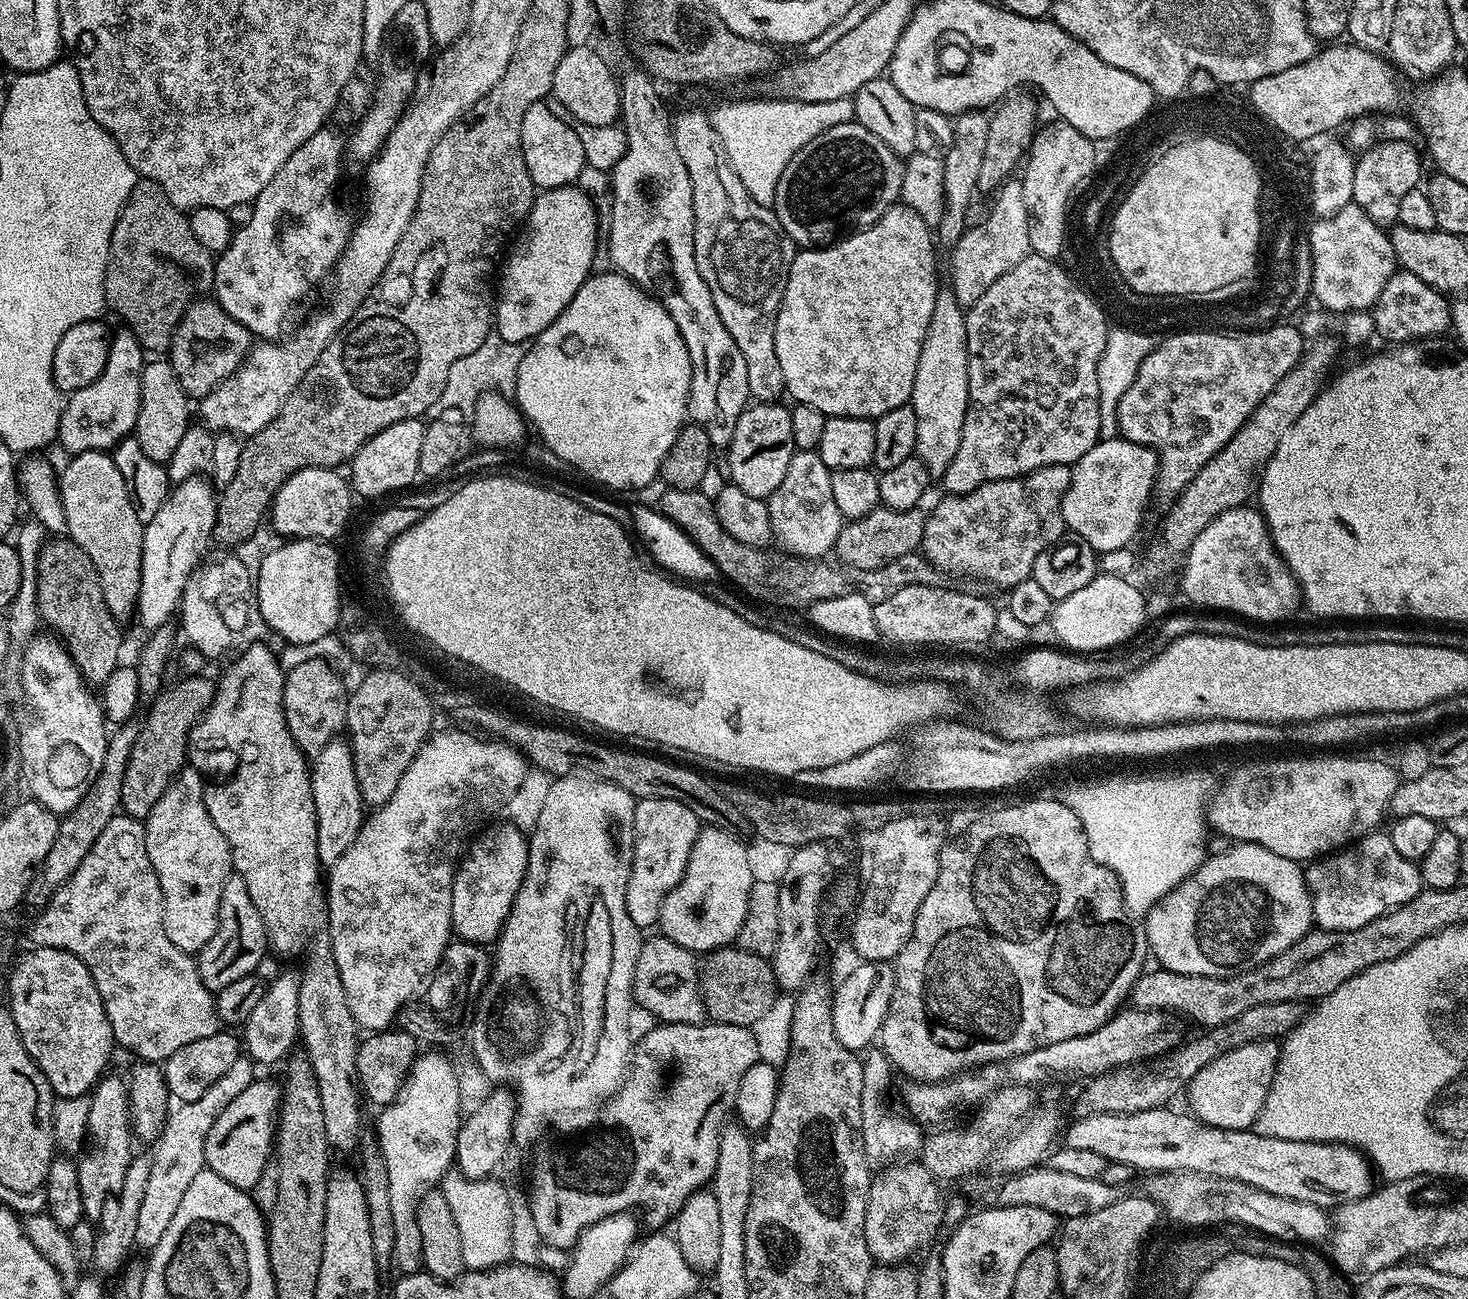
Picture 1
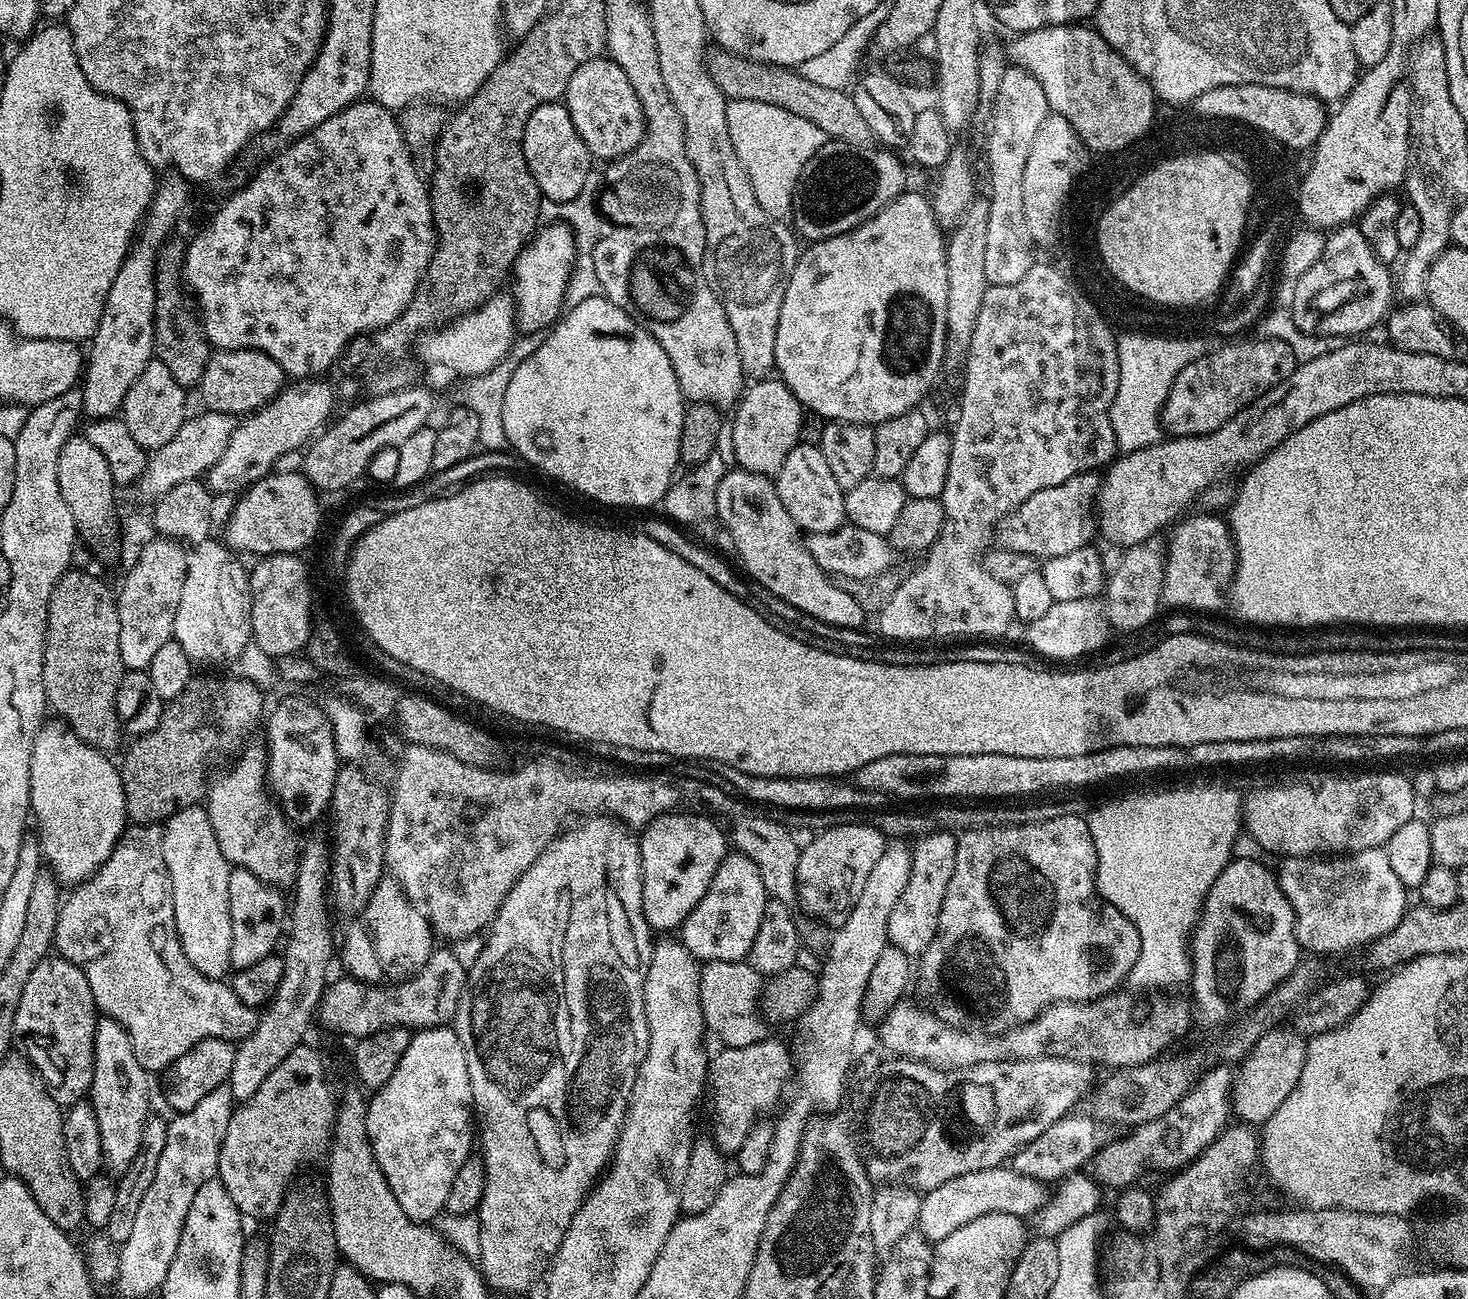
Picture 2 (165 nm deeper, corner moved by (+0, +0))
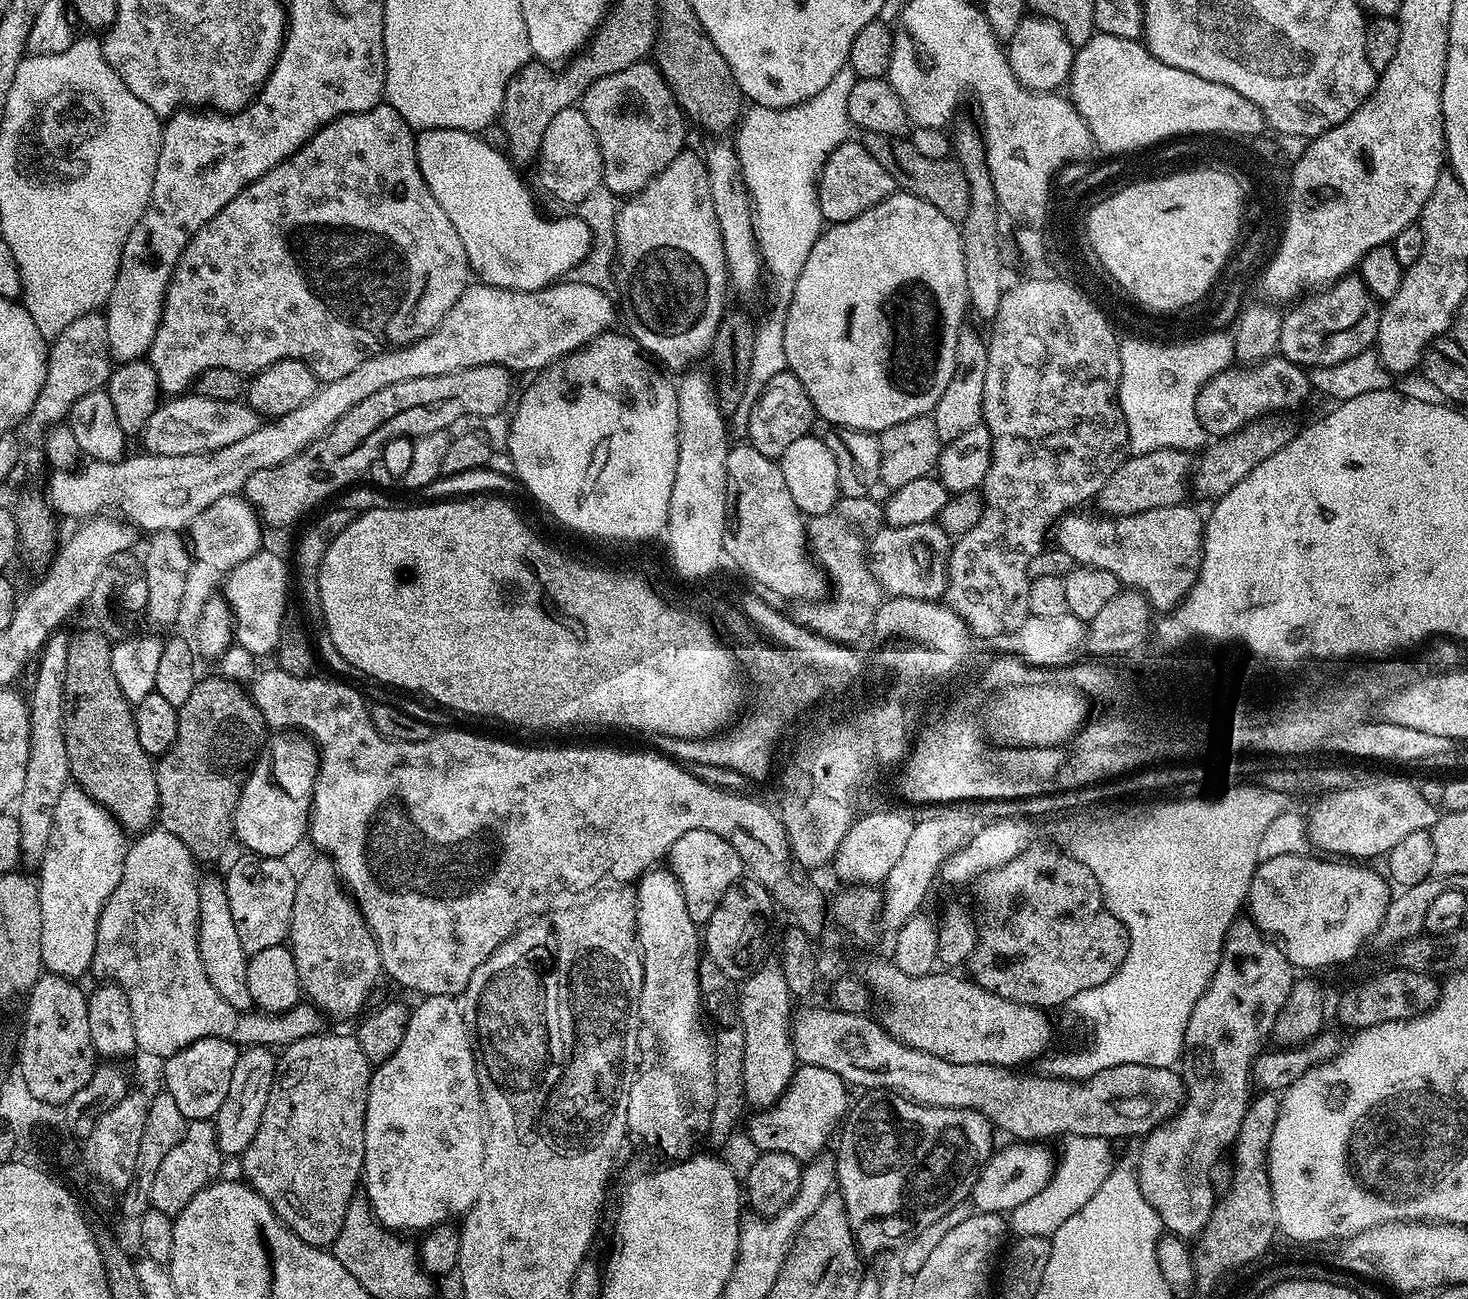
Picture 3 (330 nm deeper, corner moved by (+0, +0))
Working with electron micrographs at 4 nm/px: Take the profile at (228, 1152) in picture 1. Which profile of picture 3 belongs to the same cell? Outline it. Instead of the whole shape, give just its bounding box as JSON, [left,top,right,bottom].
[238,1030,373,1249]

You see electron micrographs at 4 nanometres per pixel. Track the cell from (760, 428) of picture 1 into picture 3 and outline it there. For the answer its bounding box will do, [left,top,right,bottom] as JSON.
[747,370,816,458]

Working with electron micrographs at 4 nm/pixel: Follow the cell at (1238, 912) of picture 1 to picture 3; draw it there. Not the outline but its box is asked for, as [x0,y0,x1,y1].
[1134,919,1293,1242]

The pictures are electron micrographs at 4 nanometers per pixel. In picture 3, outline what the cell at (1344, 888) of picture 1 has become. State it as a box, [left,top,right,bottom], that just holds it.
[1246,854,1390,970]

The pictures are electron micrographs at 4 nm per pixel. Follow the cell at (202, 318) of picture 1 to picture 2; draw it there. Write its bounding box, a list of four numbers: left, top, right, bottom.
[198,348,286,418]

